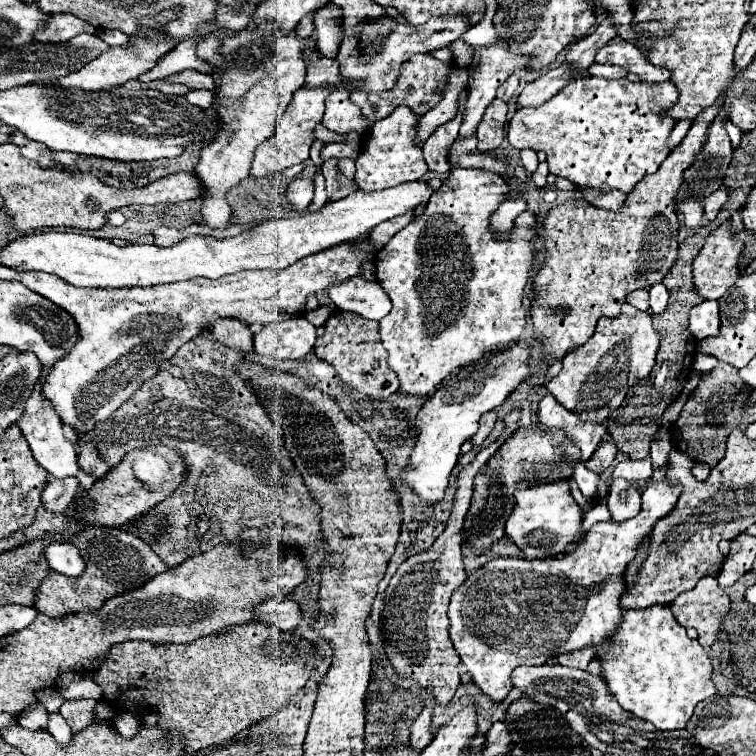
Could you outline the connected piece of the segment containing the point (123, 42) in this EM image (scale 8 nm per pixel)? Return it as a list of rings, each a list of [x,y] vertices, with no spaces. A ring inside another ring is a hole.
[[[98,31],[98,37],[104,39],[108,45],[112,47],[126,47],[128,45],[128,37],[122,31]]]

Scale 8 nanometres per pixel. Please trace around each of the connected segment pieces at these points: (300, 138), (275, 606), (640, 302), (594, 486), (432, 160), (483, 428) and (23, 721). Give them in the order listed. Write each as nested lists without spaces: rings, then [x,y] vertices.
[[[300,87],[288,109],[285,110],[282,117],[276,123],[276,133],[264,141],[262,145],[256,147],[254,151],[254,161],[252,161],[252,169],[250,175],[254,177],[266,177],[266,175],[282,175],[288,167],[294,167],[298,163],[304,163],[308,159],[308,151],[312,141],[316,139],[314,129],[316,125],[322,121],[324,117],[324,99],[328,95],[328,87],[320,87],[320,89],[310,89],[310,87]]]
[[[270,599],[254,609],[260,623],[272,623],[276,627],[282,627],[286,631],[296,629],[302,621],[302,611],[298,609],[298,603],[294,599]]]
[[[636,291],[636,293],[630,293],[630,295],[628,295],[628,303],[634,305],[636,309],[648,311],[648,291]]]
[[[580,463],[580,465],[576,465],[576,471],[574,471],[574,477],[572,477],[576,483],[578,483],[578,487],[580,487],[580,491],[582,491],[582,495],[586,497],[586,501],[590,503],[590,505],[596,505],[596,495],[598,495],[598,481],[600,481],[600,477],[596,475],[596,473],[592,473],[592,471],[588,471],[586,467],[584,467],[584,463]]]
[[[468,91],[460,93],[460,109],[458,109],[458,115],[454,121],[446,123],[446,125],[440,125],[432,135],[430,139],[424,143],[424,157],[426,157],[426,163],[430,167],[430,171],[436,171],[436,173],[446,173],[450,171],[450,163],[448,163],[448,157],[450,157],[450,147],[454,143],[454,139],[458,137],[458,129],[460,129],[460,117],[462,117],[462,111],[464,111],[464,101],[468,99]]]
[[[496,411],[486,413],[486,417],[484,417],[484,419],[480,419],[480,429],[478,429],[478,433],[476,433],[470,441],[472,441],[474,445],[482,445],[482,443],[484,443],[484,439],[492,433],[492,429],[494,429],[496,421],[498,421],[498,413],[496,413]]]
[[[30,703],[20,715],[18,715],[18,723],[26,729],[32,731],[42,731],[46,729],[48,723],[48,711],[42,707],[42,703]]]

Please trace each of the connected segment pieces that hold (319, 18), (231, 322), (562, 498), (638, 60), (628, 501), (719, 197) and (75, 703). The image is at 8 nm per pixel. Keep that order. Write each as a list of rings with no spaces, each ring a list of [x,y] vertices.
[[[333,3],[325,5],[316,15],[316,35],[318,35],[318,49],[324,57],[336,57],[342,44],[340,25],[344,19],[343,11]]]
[[[226,317],[216,319],[212,325],[212,333],[226,347],[240,349],[240,351],[252,351],[254,349],[254,345],[252,345],[254,333],[252,333],[250,325],[238,321],[238,319],[226,319]]]
[[[564,480],[516,491],[516,507],[506,521],[506,535],[524,551],[528,559],[558,557],[570,543],[584,539],[582,509],[574,503],[570,487]]]
[[[624,40],[600,47],[596,63],[622,65],[630,73],[638,73],[644,81],[668,81],[672,75],[670,69],[650,64],[636,46]]]
[[[614,479],[608,501],[606,501],[612,521],[626,521],[640,513],[640,491],[628,485],[626,479]]]
[[[720,187],[718,191],[714,191],[712,195],[708,195],[708,197],[702,199],[702,209],[704,209],[704,213],[706,213],[706,217],[708,217],[710,221],[716,219],[720,207],[726,203],[726,199],[728,199],[726,195],[728,195],[728,191],[726,191],[724,187]]]
[[[68,699],[62,703],[60,713],[66,719],[66,723],[72,727],[72,731],[76,733],[92,723],[94,707],[96,707],[96,701],[92,699]]]

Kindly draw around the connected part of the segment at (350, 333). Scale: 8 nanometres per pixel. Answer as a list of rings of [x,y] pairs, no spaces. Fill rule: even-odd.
[[[334,311],[330,315],[330,319],[324,323],[324,335],[318,337],[318,341],[314,345],[314,353],[318,359],[334,365],[340,379],[348,387],[352,387],[368,397],[384,399],[384,397],[396,393],[400,387],[396,373],[388,367],[388,351],[382,347],[378,323],[362,319],[356,313]]]

